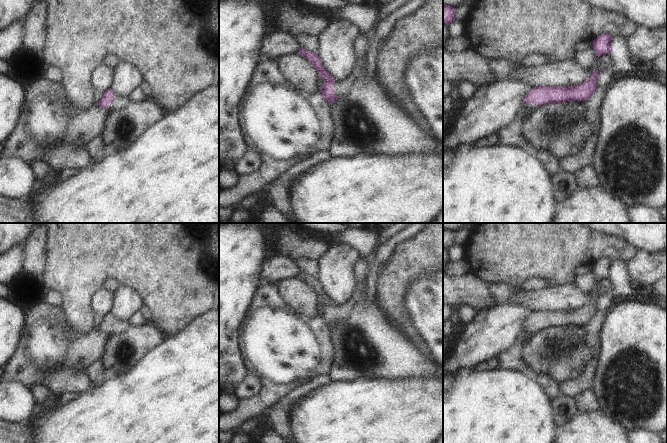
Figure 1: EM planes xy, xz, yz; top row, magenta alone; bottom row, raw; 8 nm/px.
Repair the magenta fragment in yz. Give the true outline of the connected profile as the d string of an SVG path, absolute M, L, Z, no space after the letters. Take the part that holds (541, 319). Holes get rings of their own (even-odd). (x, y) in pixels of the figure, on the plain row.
M596 293L592 300L580 309L565 310L539 310L532 311L524 321L524 330L533 335L548 327L561 327L566 325L587 325L596 315L596 303L600 299Z

